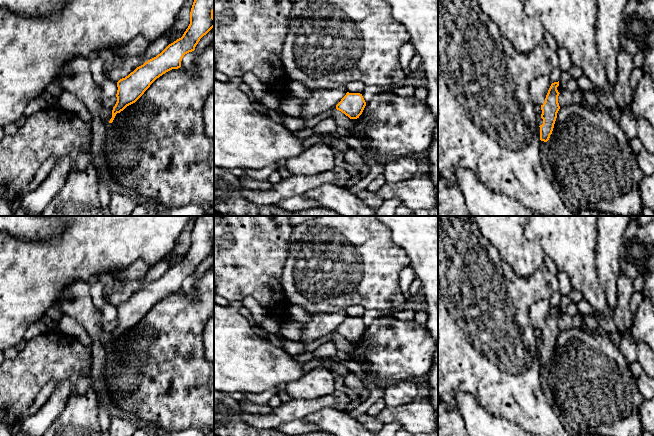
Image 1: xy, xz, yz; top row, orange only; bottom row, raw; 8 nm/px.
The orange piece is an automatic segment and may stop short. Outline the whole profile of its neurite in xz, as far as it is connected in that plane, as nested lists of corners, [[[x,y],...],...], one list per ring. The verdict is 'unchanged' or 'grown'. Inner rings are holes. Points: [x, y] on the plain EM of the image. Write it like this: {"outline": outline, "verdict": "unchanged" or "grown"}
{"outline": [[[349,317],[336,329],[336,333],[344,337],[350,343],[357,343],[362,338],[366,326],[360,317]]], "verdict": "unchanged"}

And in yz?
{"outline": [[[559,305],[551,308],[545,326],[541,329],[542,338],[541,342],[537,345],[540,358],[540,371],[549,364],[557,342],[557,337],[560,333],[558,327],[558,320],[560,318],[557,314],[558,310]]], "verdict": "grown"}

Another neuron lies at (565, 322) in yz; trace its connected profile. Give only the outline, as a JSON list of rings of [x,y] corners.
[[[563,314],[558,320],[558,327],[560,331],[565,331],[573,325],[573,318],[568,314]]]

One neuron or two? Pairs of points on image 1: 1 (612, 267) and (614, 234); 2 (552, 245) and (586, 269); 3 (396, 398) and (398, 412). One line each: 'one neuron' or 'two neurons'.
1: one neuron
2: one neuron
3: two neurons

